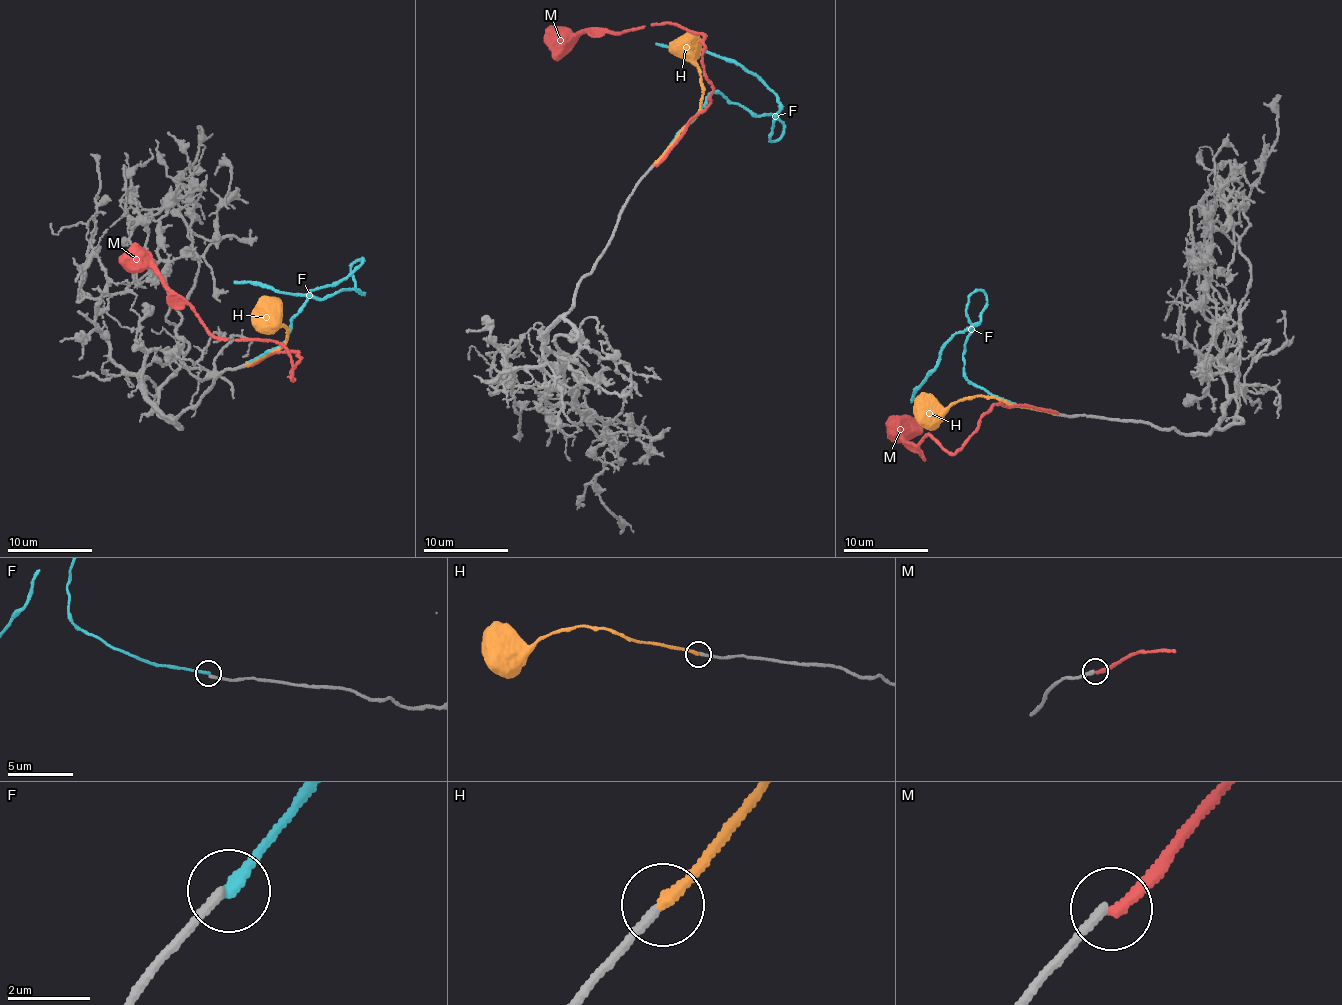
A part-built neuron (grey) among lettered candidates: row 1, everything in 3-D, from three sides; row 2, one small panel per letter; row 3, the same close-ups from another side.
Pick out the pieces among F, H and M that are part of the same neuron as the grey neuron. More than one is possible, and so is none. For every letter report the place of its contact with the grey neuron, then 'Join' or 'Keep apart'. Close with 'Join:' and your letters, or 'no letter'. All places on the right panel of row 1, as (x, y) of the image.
F: Touches grey at (1055, 412). Keep apart
H: Touches grey at (1055, 414). Keep apart
M: Touches grey at (1056, 413). Join
Join: M

